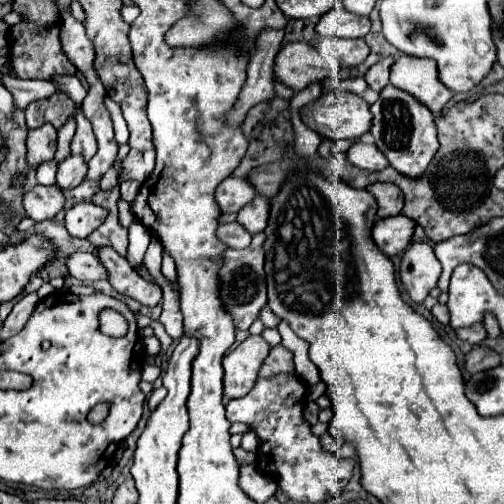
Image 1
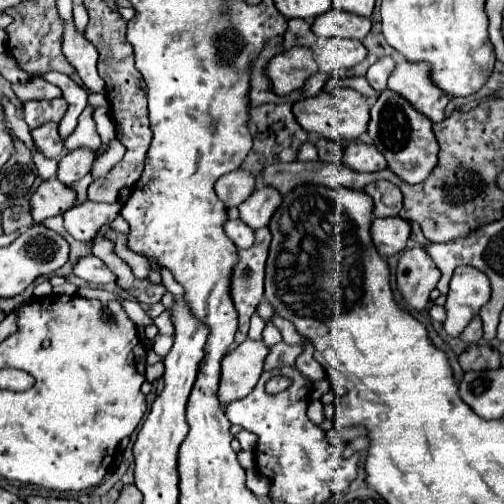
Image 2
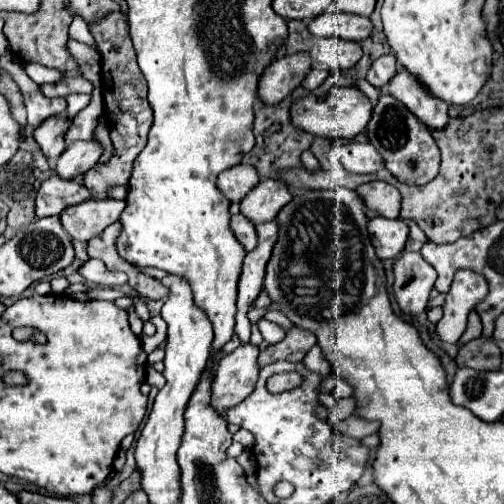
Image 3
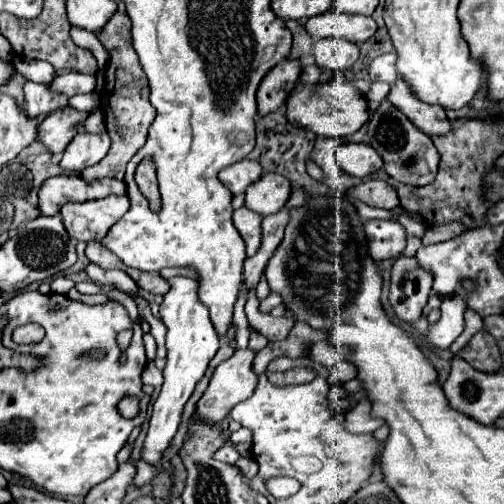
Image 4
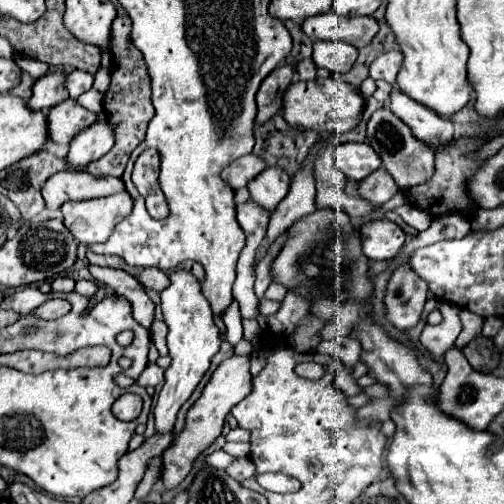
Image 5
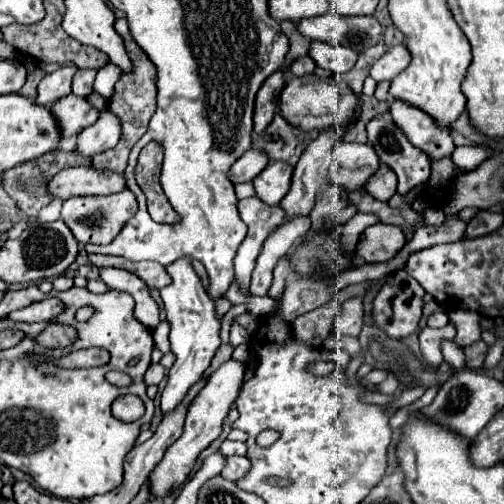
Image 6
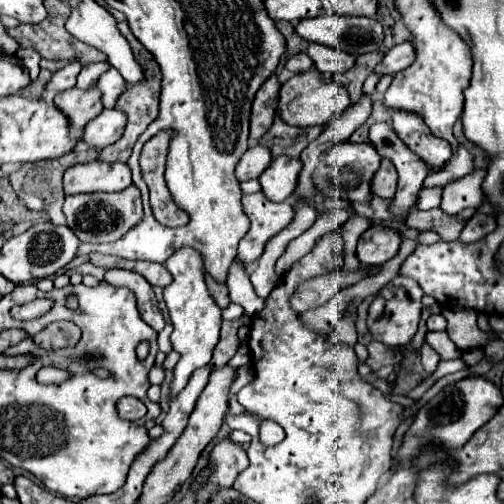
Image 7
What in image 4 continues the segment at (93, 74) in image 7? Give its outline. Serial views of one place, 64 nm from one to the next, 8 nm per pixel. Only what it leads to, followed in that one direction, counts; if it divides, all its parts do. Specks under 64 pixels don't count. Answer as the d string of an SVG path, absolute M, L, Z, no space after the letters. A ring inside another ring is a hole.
M66 72L66 74L58 74L54 78L54 82L50 84L52 92L62 92L66 96L76 96L76 94L84 94L84 92L92 92L96 86L96 78L90 74L82 74L82 72Z

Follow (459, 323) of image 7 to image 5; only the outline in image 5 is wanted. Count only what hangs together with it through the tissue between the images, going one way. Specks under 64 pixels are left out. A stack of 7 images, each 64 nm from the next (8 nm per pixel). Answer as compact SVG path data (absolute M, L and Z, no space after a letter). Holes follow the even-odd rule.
M462 310L460 318L462 318L462 332L454 342L454 348L458 348L458 350L462 350L472 338L476 338L482 332L482 318L478 314L474 314L470 310Z

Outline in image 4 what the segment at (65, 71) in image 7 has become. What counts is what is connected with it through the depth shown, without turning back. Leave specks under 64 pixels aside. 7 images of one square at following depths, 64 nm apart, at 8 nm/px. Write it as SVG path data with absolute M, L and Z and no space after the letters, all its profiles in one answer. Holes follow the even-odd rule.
M26 80L24 84L24 98L26 98L28 118L36 118L36 120L42 120L50 112L60 110L68 104L68 96L48 92L46 84L34 84L30 80Z

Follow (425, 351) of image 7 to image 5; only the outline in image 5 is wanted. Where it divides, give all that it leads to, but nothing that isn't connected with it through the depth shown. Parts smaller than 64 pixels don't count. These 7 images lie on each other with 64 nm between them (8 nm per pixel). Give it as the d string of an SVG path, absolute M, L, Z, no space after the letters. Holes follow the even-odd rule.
M442 302L440 312L442 312L442 322L436 326L426 326L420 336L422 344L436 356L442 356L446 350L450 350L462 330L460 308L456 304Z

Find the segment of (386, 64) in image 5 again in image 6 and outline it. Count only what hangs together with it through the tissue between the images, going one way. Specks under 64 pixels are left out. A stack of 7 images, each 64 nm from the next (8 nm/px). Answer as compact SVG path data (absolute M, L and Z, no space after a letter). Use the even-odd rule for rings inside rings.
M400 44L390 48L382 58L378 58L372 68L370 68L370 76L380 82L380 80L392 80L394 76L398 76L406 66L408 66L408 50Z

